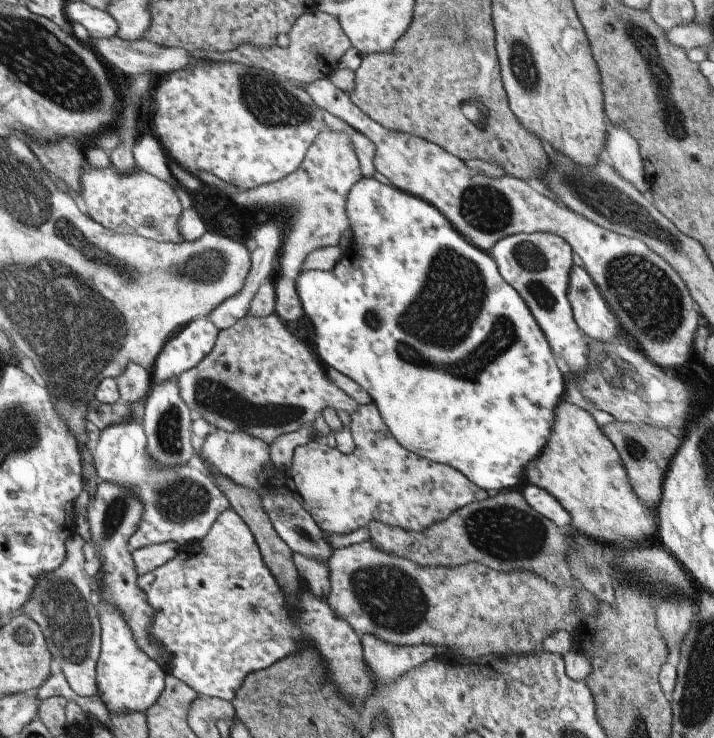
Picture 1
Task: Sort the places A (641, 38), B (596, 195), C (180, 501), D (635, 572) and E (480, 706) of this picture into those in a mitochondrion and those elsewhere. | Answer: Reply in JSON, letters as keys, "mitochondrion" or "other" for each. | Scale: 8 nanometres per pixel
{"A":"mitochondrion","B":"mitochondrion","C":"mitochondrion","D":"mitochondrion","E":"other"}

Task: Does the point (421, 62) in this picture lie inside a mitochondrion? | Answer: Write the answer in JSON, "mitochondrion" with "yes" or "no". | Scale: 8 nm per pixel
{"mitochondrion":"no"}

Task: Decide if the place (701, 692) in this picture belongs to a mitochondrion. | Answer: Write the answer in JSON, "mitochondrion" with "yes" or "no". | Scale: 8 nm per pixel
{"mitochondrion":"yes"}

